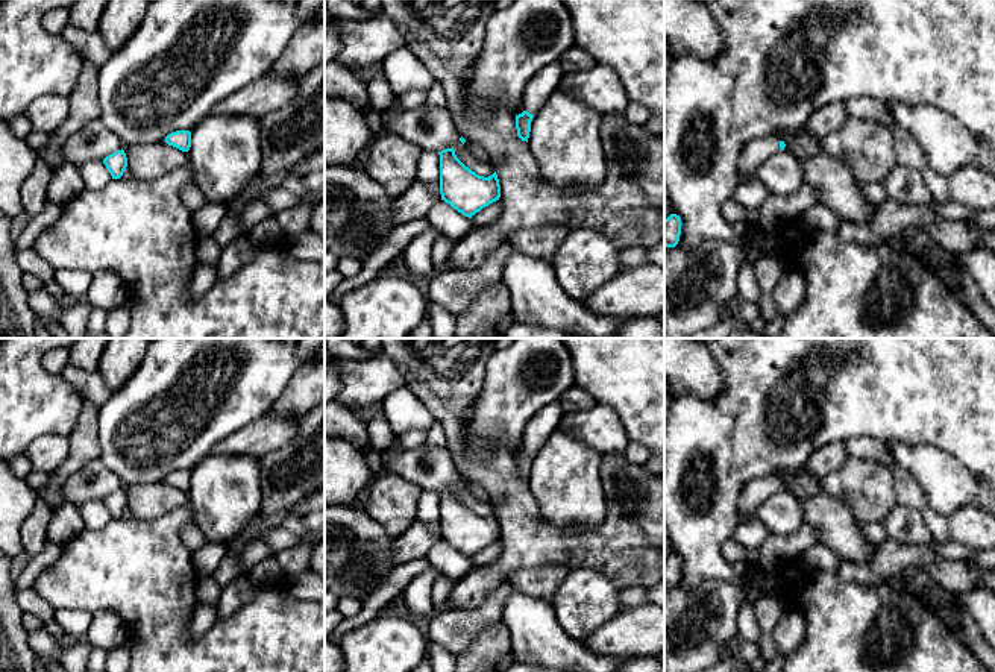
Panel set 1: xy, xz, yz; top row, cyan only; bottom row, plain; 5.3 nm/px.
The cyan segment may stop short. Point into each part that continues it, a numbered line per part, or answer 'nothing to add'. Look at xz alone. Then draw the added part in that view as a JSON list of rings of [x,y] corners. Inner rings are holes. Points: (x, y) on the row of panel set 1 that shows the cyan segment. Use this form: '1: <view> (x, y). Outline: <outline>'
1: xz (546, 81). Outline: [[[561,59],[548,64],[540,71],[537,71],[526,85],[523,94],[522,105],[525,111],[534,115],[551,97],[551,94],[558,89],[564,74],[566,71],[561,65]]]

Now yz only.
1: yz (756, 152). Outline: [[[775,137],[748,141],[737,161],[739,181],[743,177],[752,177],[760,165],[780,150],[780,140]]]

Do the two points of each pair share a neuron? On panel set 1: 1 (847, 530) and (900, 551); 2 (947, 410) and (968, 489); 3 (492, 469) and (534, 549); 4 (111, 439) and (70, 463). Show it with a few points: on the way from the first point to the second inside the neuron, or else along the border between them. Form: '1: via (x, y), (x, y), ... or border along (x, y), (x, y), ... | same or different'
1: border along (878, 548), (869, 562), (844, 562) | different
2: border along (932, 446), (951, 454), (979, 477) | different
3: via (505, 489), (517, 510), (522, 530) | same
4: border along (100, 408), (97, 416), (97, 457) | different

